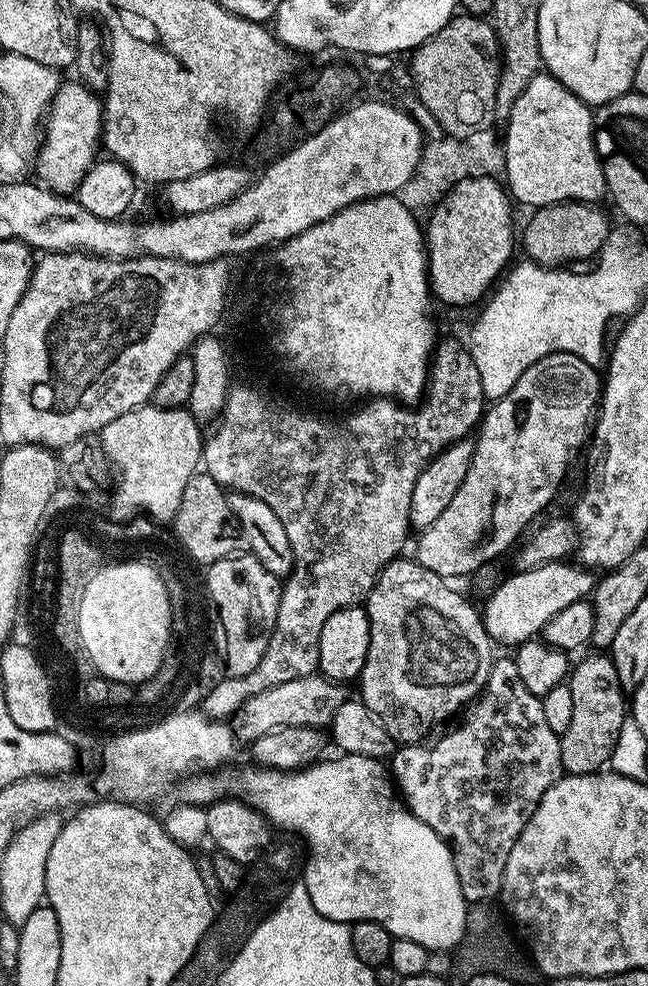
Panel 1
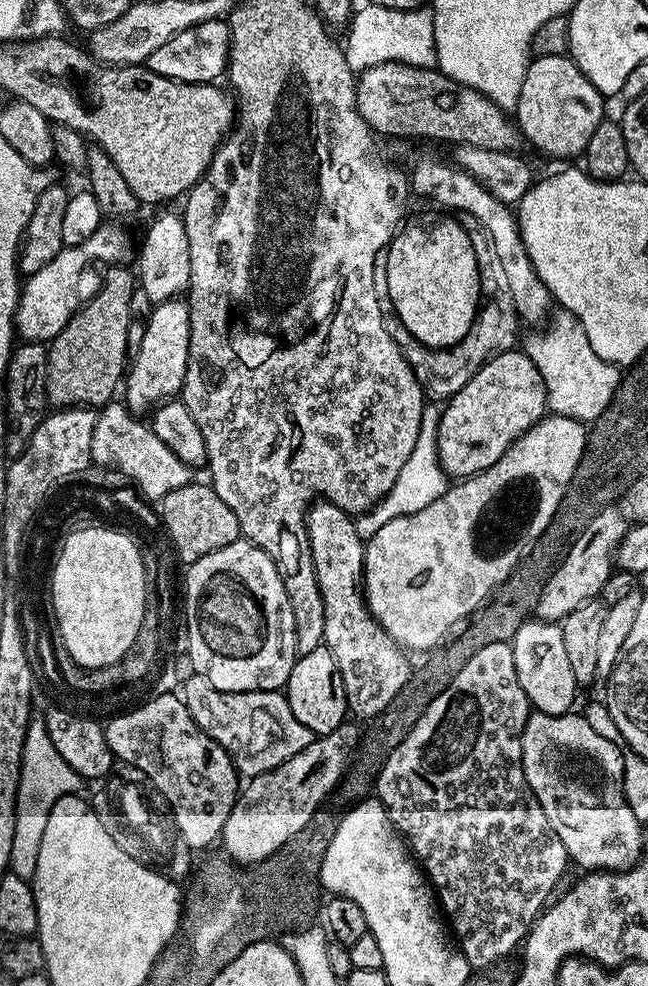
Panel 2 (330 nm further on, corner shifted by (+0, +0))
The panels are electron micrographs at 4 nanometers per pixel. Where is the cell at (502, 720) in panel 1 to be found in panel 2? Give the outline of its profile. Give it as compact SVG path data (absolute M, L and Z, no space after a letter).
M490 642L490 646L482 646L482 650L478 650L478 654L474 654L474 658L466 662L466 666L462 666L462 671L453 678L450 686L446 686L446 690L442 690L442 694L438 694L438 698L430 702L430 706L426 706L422 718L418 718L418 726L414 726L414 730L406 734L398 750L390 754L383 770L380 771L375 787L378 799L387 810L393 826L404 837L413 857L418 861L424 875L428 877L428 882L436 893L443 915L458 941L460 953L467 958L469 969L472 970L485 969L491 967L492 964L499 964L508 958L515 948L517 951L521 947L524 937L535 924L537 916L549 903L548 895L555 890L556 883L564 876L564 871L570 868L566 846L562 846L562 842L554 834L538 798L526 782L526 774L522 766L520 735L524 733L529 715L530 705L526 698L526 690L522 690L522 682L518 682L518 670L514 670L511 643Z

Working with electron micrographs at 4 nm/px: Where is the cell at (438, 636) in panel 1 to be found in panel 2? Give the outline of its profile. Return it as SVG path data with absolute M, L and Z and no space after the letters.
M316 502L309 507L306 523L314 574L318 578L318 590L326 610L323 647L328 648L330 654L334 654L334 662L338 662L349 713L353 717L379 717L408 681L409 657L368 612L364 599L365 541L356 533L355 519L338 506Z

